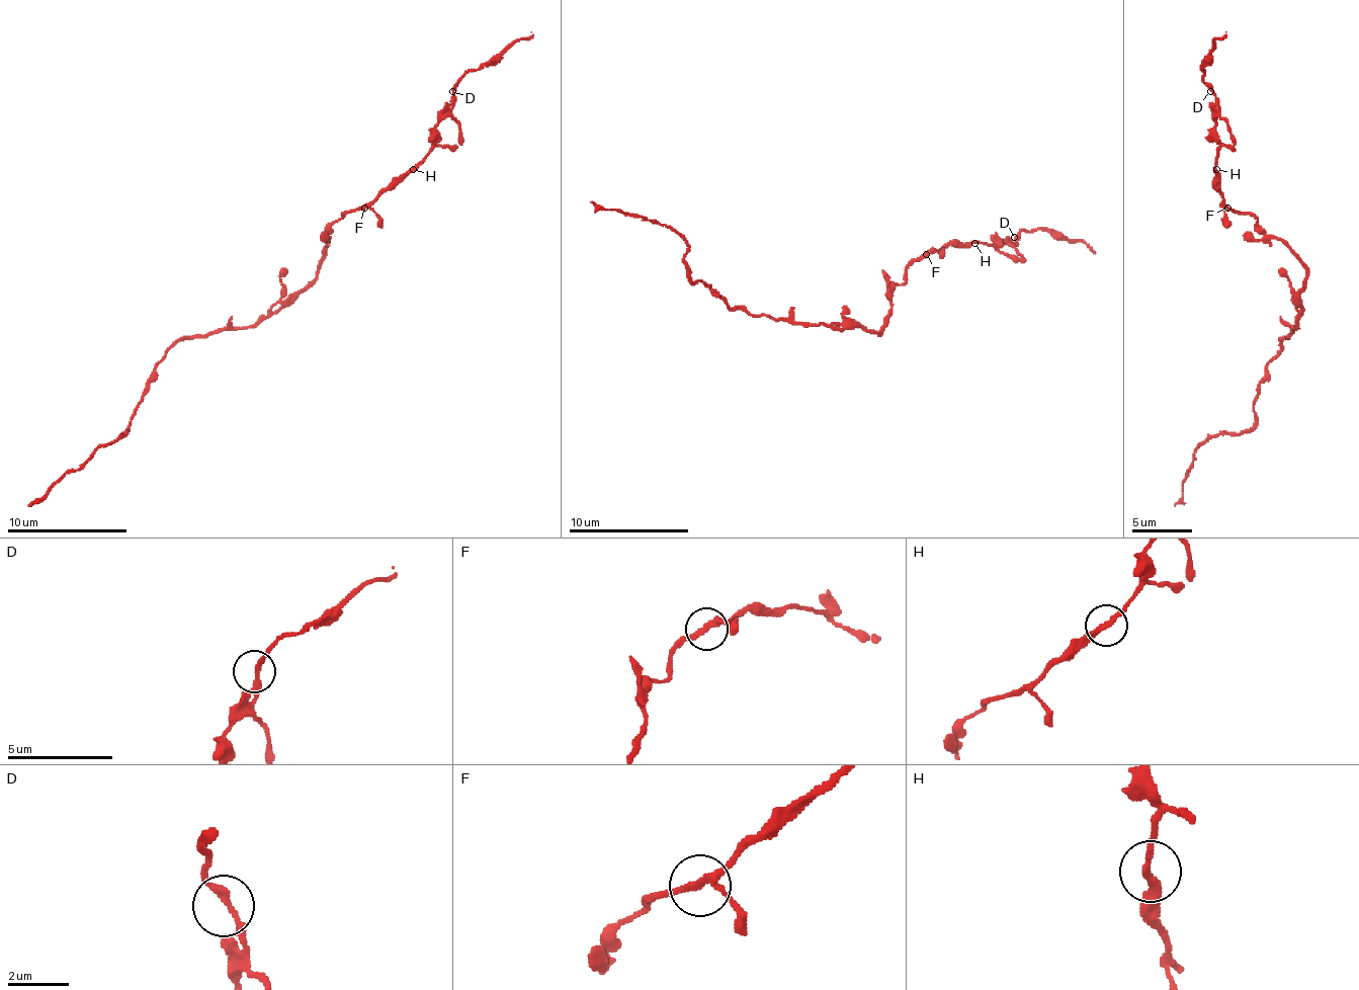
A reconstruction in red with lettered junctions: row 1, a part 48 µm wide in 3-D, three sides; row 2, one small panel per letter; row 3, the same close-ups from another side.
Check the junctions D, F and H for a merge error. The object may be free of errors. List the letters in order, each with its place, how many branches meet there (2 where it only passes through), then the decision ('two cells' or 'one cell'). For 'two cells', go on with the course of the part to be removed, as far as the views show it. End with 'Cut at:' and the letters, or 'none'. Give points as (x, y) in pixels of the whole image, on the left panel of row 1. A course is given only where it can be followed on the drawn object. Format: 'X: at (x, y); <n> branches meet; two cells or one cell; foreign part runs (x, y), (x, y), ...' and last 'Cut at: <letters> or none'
D: at (452, 91); 3 branches meet; one cell
F: at (364, 208); 3 branches meet; one cell
H: at (413, 169); 2 branches meet; one cell
Cut at: none

